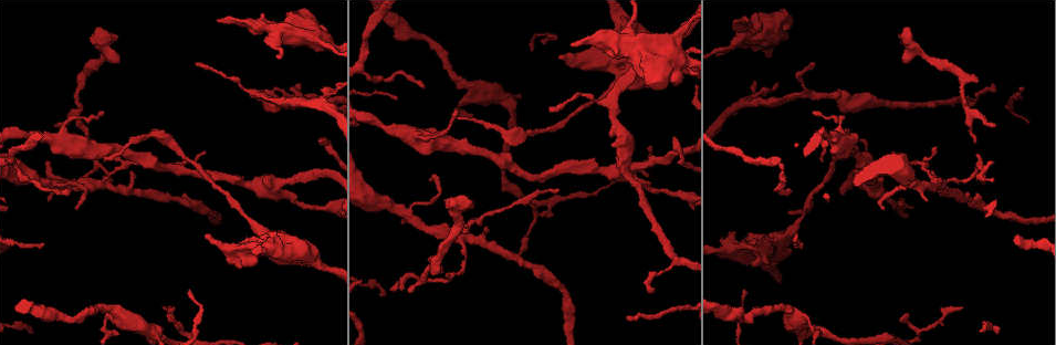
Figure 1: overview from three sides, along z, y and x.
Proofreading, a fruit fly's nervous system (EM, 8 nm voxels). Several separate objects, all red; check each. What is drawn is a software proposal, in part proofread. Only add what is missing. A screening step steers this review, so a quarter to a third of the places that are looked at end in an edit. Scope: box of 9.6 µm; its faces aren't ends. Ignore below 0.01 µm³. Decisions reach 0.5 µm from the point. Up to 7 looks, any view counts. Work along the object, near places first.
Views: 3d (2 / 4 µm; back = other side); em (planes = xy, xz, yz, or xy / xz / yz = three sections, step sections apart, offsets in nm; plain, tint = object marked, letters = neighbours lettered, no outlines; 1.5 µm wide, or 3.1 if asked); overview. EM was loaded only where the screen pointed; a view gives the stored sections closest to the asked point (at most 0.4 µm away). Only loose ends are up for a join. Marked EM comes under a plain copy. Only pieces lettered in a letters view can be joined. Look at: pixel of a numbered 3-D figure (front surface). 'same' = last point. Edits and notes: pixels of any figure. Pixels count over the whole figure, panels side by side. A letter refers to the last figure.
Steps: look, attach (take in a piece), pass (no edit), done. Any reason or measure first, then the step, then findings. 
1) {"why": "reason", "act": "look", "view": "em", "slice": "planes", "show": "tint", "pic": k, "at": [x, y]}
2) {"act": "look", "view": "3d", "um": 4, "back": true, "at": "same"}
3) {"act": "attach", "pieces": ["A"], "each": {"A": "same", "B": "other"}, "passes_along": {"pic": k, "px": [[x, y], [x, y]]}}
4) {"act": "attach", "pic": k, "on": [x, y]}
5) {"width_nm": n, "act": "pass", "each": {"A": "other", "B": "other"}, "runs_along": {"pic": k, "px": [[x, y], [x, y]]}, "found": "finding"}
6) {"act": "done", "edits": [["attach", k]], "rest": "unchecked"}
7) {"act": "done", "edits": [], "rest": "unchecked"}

{"why": "free end", "act": "look", "view": "em", "um": 3.1, "slice": "xz", "step": 8, "show": "letters", "pic": 1, "at": [207, 233]}

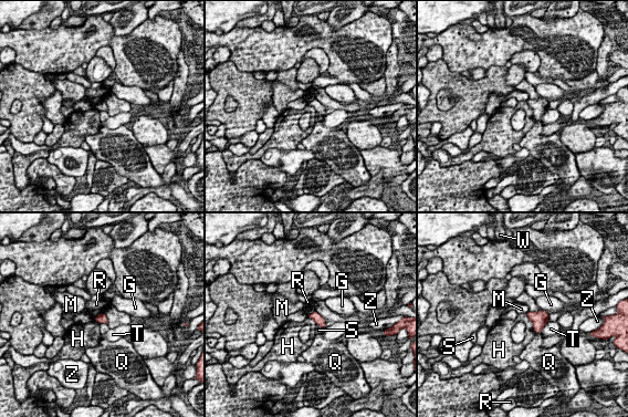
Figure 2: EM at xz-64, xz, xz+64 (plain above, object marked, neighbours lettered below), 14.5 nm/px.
{"act": "look", "view": "em", "um": 3.1, "slice": "yz", "step": 16, "show": "letters", "at": "same"}

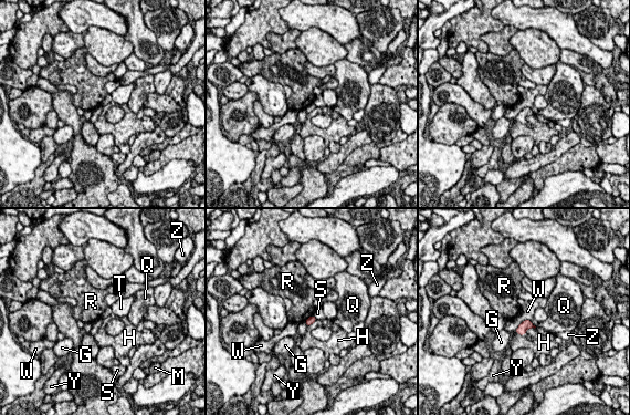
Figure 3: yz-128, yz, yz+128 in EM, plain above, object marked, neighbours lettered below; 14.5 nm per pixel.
{"act": "pass", "each": {"G": "other", "H": "other", "M": "other", "Q": "other", "R": "other", "S": "other", "T": "other", "W": "other", "Y": "other", "Z": "other"}, "border": {"pic": 3, "px": [[312, 314], [304, 321]]}, "found": "no lettered piece goes on from it"}

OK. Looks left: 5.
{"act": "look", "view": "em", "slice": "planes", "show": "letters", "pic": 1, "at": [268, 233]}

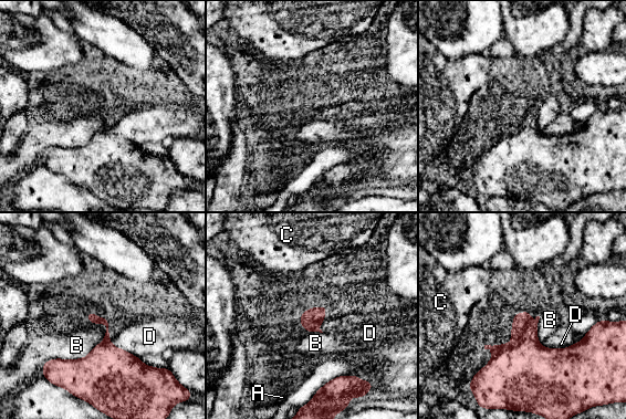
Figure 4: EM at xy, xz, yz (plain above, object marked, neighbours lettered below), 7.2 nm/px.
{"act": "pass", "each": {"A": "other", "B": "other", "C": "other", "D": "other"}, "border": {"pic": 4, "px": [[106, 325], [85, 356], [40, 370]]}, "found": "no lettered piece goes on from it"}

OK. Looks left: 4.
{"why": "long arm stops here", "act": "look", "view": "em", "slice": "planes", "show": "letters", "pic": 1, "at": [791, 189]}

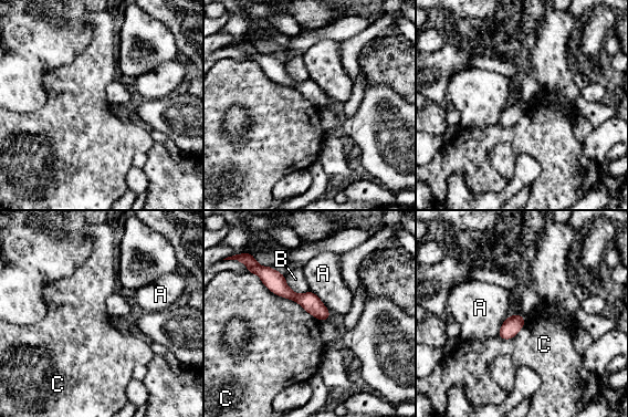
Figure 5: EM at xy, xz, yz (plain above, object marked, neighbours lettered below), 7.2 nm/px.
{"act": "pass", "each": {"A": "other", "B": "other", "C": "other"}, "runs_along": {"pic": 5, "px": [[261, 273], [326, 315]]}, "found": "none of them fits"}

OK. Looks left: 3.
{"act": "done", "edits": [], "rest": "unchecked"}

